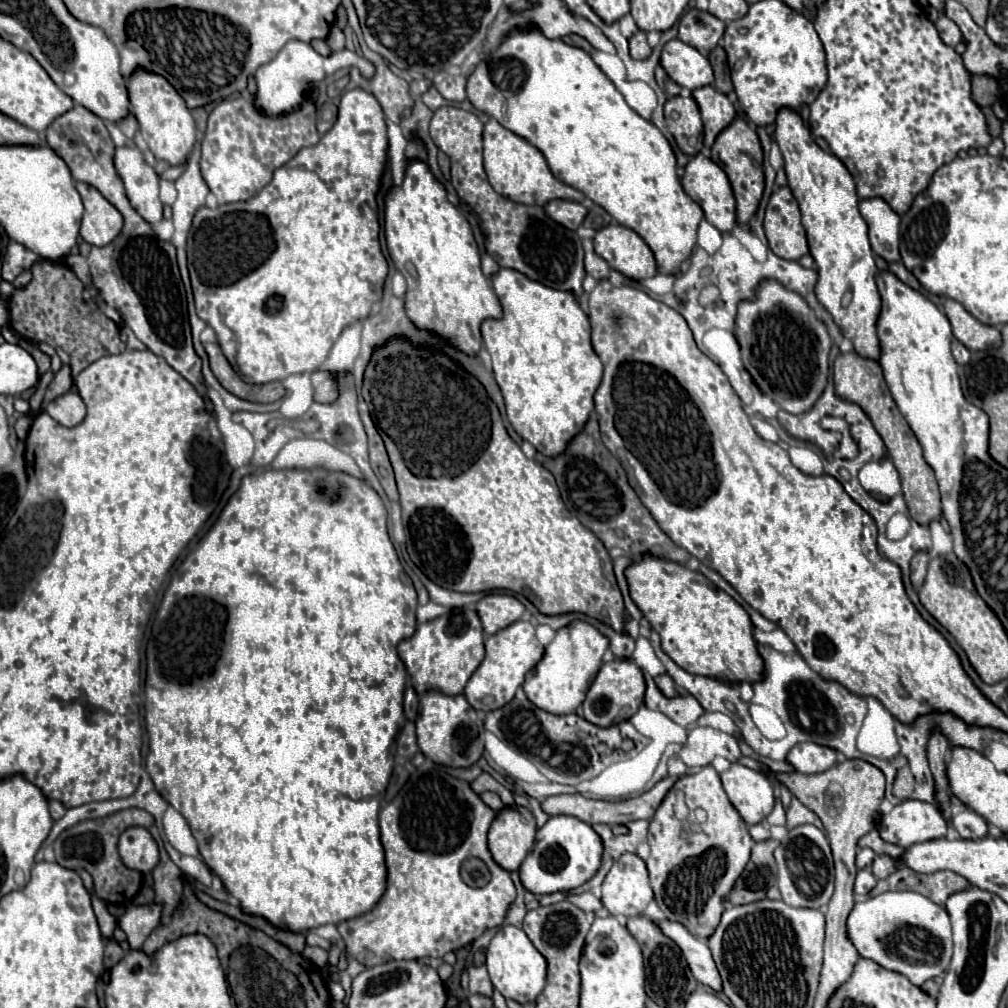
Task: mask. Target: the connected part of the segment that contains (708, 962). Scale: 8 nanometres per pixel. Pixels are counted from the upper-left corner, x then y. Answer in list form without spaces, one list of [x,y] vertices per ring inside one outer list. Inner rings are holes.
[[[655,920],[657,926],[661,926],[661,932],[669,936],[683,952],[693,976],[701,982],[711,986],[713,990],[721,992],[721,976],[713,962],[711,950],[705,940],[693,936],[681,922],[669,922],[669,920]]]

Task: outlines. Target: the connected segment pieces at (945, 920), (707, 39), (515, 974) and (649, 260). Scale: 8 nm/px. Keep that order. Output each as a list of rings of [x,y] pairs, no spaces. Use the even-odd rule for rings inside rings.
[[[885,892],[855,902],[847,918],[847,934],[861,958],[907,976],[915,986],[941,976],[953,956],[949,914],[943,906],[917,892]]]
[[[691,8],[679,20],[679,40],[697,48],[703,56],[707,56],[719,42],[725,32],[725,22],[715,18],[709,12],[701,12]]]
[[[501,926],[495,938],[487,948],[487,970],[491,976],[493,986],[505,996],[519,1004],[535,1002],[547,982],[547,960],[543,954],[533,946],[527,934],[515,926]]]
[[[611,224],[595,234],[595,252],[607,260],[607,264],[631,280],[643,280],[657,274],[657,262],[651,248],[637,232]]]

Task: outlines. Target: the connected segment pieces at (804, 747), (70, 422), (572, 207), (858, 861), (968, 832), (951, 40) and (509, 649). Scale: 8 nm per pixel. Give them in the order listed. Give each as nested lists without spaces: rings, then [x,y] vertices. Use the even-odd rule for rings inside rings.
[[[803,742],[793,746],[787,760],[795,766],[797,772],[817,774],[825,772],[837,762],[837,752],[829,750],[827,746],[817,746],[815,742]]]
[[[69,392],[47,404],[47,414],[63,426],[77,426],[85,418],[85,404],[79,394]]]
[[[553,200],[545,206],[545,210],[555,222],[559,222],[569,230],[577,230],[587,214],[587,208],[583,204],[569,202],[569,200]]]
[[[861,848],[857,852],[857,858],[855,858],[855,866],[857,868],[869,868],[873,864],[873,858],[875,858],[875,852],[871,848]]]
[[[963,810],[957,816],[953,816],[953,826],[959,832],[961,838],[965,840],[977,840],[977,838],[985,838],[987,836],[987,822],[985,818],[981,818],[979,814],[975,814],[973,810]]]
[[[943,14],[939,16],[939,20],[935,22],[935,26],[937,26],[937,30],[939,30],[941,40],[943,40],[947,46],[957,46],[957,44],[963,40],[959,26],[957,26],[953,20],[949,20],[947,16],[943,16]]]
[[[517,620],[511,626],[499,630],[497,634],[491,634],[489,638],[485,638],[485,650],[487,650],[485,660],[469,678],[463,694],[475,710],[491,712],[505,706],[515,696],[515,690],[523,684],[525,674],[541,660],[543,644],[537,640],[535,628],[531,622]]]

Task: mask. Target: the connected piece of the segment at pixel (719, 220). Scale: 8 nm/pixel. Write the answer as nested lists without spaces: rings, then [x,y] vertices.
[[[697,154],[695,158],[689,160],[689,164],[685,166],[685,176],[681,180],[685,192],[701,206],[705,220],[709,224],[713,224],[717,230],[721,232],[731,232],[737,224],[737,216],[735,216],[735,198],[733,198],[733,190],[729,186],[727,174],[721,170],[721,166],[717,166],[713,160],[705,158],[703,154]]]

